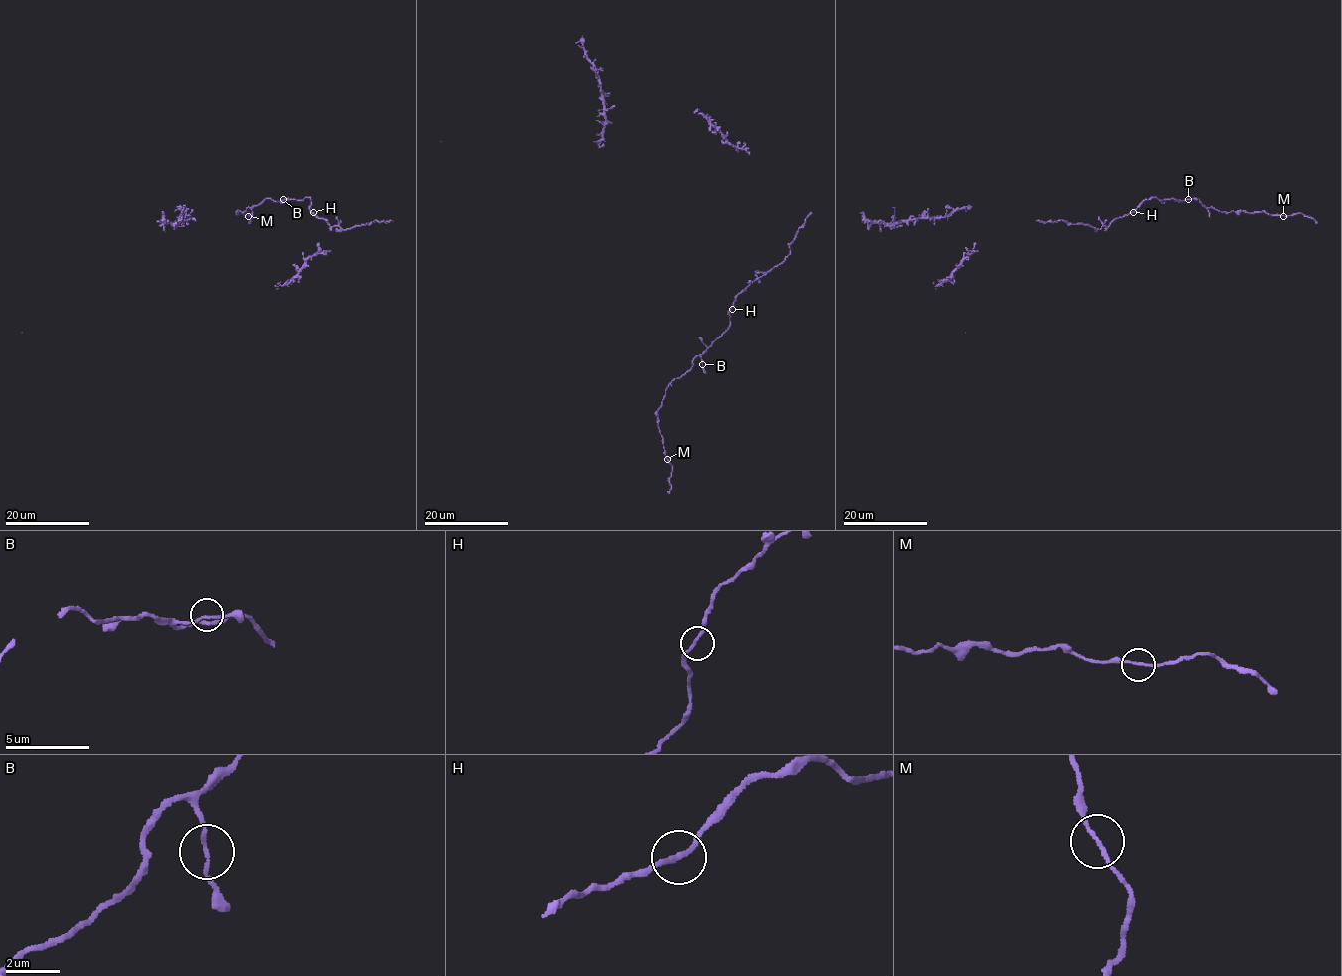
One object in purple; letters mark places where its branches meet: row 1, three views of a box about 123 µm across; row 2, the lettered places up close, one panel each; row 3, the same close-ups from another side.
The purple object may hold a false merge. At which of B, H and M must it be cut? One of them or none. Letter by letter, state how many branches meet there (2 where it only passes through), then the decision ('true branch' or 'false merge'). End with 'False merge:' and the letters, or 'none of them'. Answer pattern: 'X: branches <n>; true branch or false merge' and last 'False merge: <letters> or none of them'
B: branches 2; true branch
H: branches 2; true branch
M: branches 2; false merge
False merge: M

